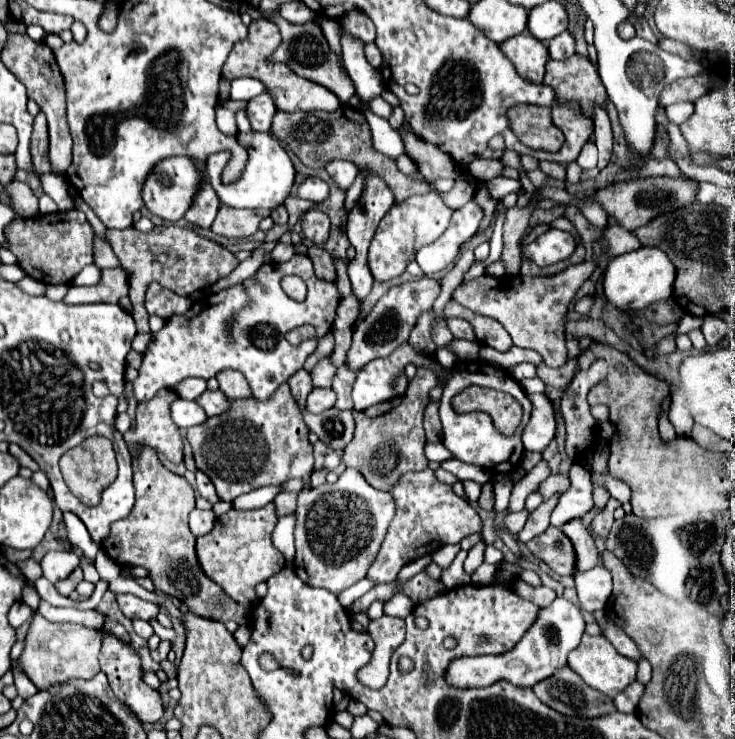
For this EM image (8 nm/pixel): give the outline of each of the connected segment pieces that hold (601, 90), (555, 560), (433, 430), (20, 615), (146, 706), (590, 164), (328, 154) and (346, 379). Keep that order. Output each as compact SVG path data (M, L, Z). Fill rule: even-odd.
M579 54L559 62L549 60L543 84L555 88L559 100L579 102L581 110L589 116L595 104L605 106L605 86L601 84L601 78L591 60Z
M555 526L545 530L541 536L533 538L527 548L539 560L543 560L553 572L561 576L571 576L575 566L575 552L571 540Z
M431 402L425 408L423 426L425 426L425 432L427 432L427 440L429 442L439 442L441 440L441 422L437 420L437 404L439 402Z
M23 602L13 604L13 606L11 606L11 610L9 610L9 614L7 614L9 624L11 624L13 628L19 628L19 626L21 626L23 622L27 622L31 616L33 616L31 608L27 608Z
M107 636L103 640L103 648L101 648L101 672L107 676L115 696L125 702L135 716L139 716L141 722L157 722L163 718L163 704L159 698L159 692L149 688L143 682L143 672L141 672L141 660L137 656L137 652L131 648L131 644L123 644L117 636Z
M587 142L581 150L581 154L577 156L577 164L581 168L595 168L597 166L597 146L593 142Z
M348 105L339 107L335 112L283 112L279 110L273 118L271 132L287 144L287 148L309 168L323 168L331 160L353 160L359 168L371 168L371 174L381 174L383 180L395 194L395 200L405 200L413 194L429 192L429 186L423 180L411 180L403 172L399 172L393 158L383 156L381 152L373 150L371 142L371 128L361 110Z
M339 366L335 376L333 376L333 392L337 394L337 402L335 408L337 410L351 410L353 408L353 400L351 400L351 388L353 388L353 380L357 374L349 372L349 368Z

